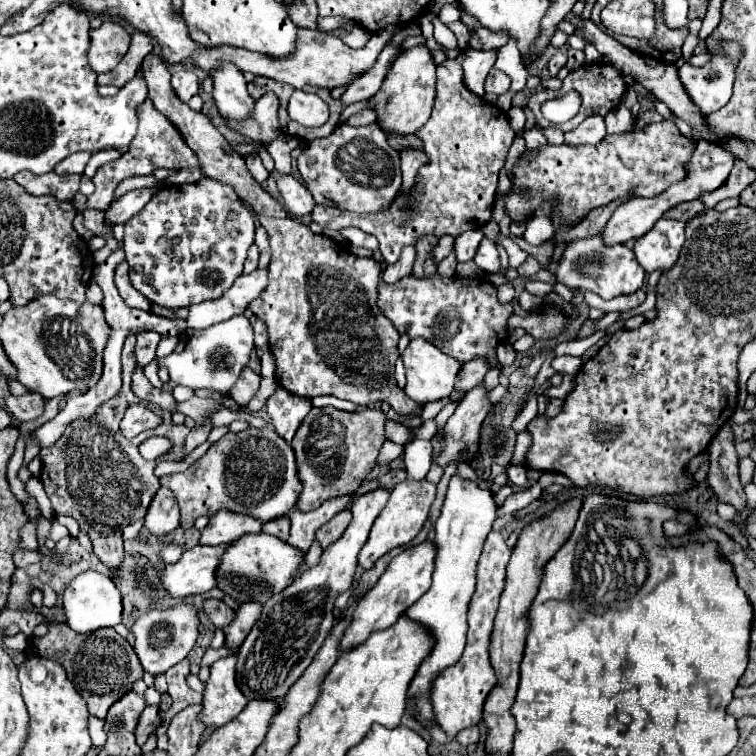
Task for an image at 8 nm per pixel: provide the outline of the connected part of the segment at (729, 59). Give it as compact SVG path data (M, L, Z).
M724 42L720 50L716 52L710 52L710 60L700 66L700 68L694 68L690 64L684 64L680 70L678 70L678 76L682 78L682 84L684 84L684 90L688 92L690 100L698 106L698 110L702 114L710 114L710 112L716 112L720 110L732 96L732 84L734 84L734 68L738 66L738 58L742 58L744 50L742 46L738 46L738 42Z

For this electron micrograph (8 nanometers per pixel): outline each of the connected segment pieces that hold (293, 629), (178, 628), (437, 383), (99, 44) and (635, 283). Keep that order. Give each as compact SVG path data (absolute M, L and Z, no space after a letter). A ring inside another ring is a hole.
M378 488L354 500L352 522L346 532L324 548L320 562L306 570L302 578L292 582L282 594L274 594L264 606L260 620L252 626L248 638L240 646L236 658L236 682L248 700L276 700L280 702L292 684L312 664L316 652L324 644L334 626L334 600L348 588L352 588L356 572L356 556L368 540L370 528L376 516L382 512L390 496L390 490Z
M188 602L176 604L176 606L166 608L166 610L150 610L150 612L142 614L132 624L130 632L134 636L134 650L140 658L140 664L144 666L144 670L148 670L150 674L156 676L156 674L166 672L170 666L178 664L180 660L184 660L196 644L198 624L200 624L198 612Z
M422 338L410 340L406 350L400 354L400 358L406 368L406 386L404 386L406 396L410 396L418 404L426 404L426 402L450 396L456 382L456 374L462 368L454 358L446 356L444 352L440 352L436 346L432 346Z
M104 22L100 28L90 30L88 62L94 72L112 70L130 46L130 34L118 22Z
M600 236L586 238L586 240L576 240L570 246L566 246L564 258L558 262L558 272L556 280L568 288L580 288L580 290L590 290L598 294L604 300L612 300L622 294L634 294L636 290L642 288L646 272L642 266L636 262L636 256L630 248L624 244L616 246L604 246Z

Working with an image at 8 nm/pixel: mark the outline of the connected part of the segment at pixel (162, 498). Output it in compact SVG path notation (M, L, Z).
M160 488L156 492L156 496L152 498L152 504L148 508L148 514L144 518L144 526L156 534L170 534L172 530L176 530L180 524L180 510L174 494L170 494L170 490Z

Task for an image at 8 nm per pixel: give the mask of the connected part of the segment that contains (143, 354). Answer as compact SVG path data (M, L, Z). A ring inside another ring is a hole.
M140 332L136 336L134 352L136 352L136 362L140 366L146 366L148 362L152 362L156 358L156 346L158 346L160 338L162 336L156 334L156 332Z

